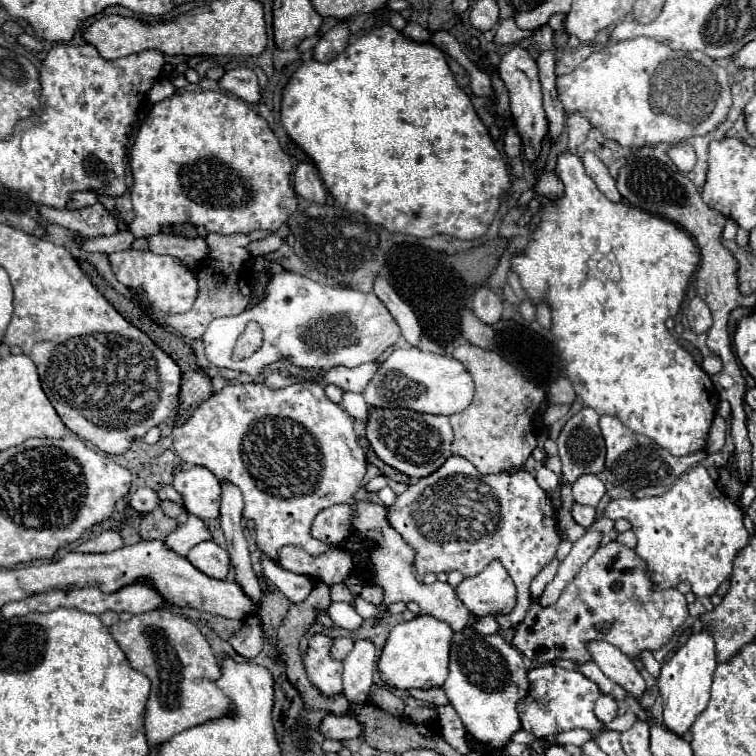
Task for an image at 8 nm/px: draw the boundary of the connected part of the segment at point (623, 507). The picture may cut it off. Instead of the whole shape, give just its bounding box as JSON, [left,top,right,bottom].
[605,465,749,597]

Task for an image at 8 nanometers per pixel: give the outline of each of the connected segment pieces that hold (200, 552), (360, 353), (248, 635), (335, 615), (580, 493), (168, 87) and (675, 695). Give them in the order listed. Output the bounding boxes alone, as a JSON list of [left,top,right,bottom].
[[189,541,229,579],[203,271,401,377],[229,617,263,659],[327,603,363,629],[573,475,607,507],[149,79,175,103],[657,629,717,735]]

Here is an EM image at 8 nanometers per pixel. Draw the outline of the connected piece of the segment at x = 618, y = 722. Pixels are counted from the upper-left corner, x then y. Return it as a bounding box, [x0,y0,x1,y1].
[603,713,637,733]

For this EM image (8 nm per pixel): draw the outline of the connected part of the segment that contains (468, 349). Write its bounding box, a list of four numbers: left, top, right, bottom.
[449,343,545,475]

